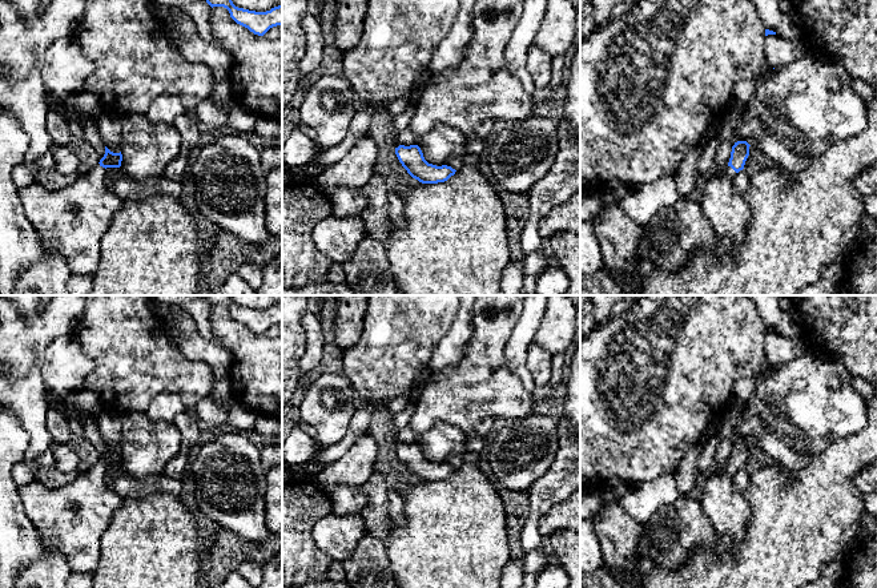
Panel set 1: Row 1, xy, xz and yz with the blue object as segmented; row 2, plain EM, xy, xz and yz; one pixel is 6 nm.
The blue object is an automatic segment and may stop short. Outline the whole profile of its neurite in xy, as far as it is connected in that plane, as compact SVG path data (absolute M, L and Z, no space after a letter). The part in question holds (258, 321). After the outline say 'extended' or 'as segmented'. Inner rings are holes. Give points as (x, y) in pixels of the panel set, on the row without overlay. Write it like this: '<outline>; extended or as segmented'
M205 295L205 298L212 306L226 306L237 322L258 334L263 334L273 325L282 323L282 302L266 310L256 310L236 305L230 295Z; as segmented

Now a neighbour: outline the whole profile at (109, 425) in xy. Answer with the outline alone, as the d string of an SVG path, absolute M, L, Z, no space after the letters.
M108 408L96 412L98 431L104 443L113 451L121 450L121 416Z

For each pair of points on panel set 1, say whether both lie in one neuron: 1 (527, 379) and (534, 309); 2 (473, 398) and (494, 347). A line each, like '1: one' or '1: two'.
1: one
2: one

